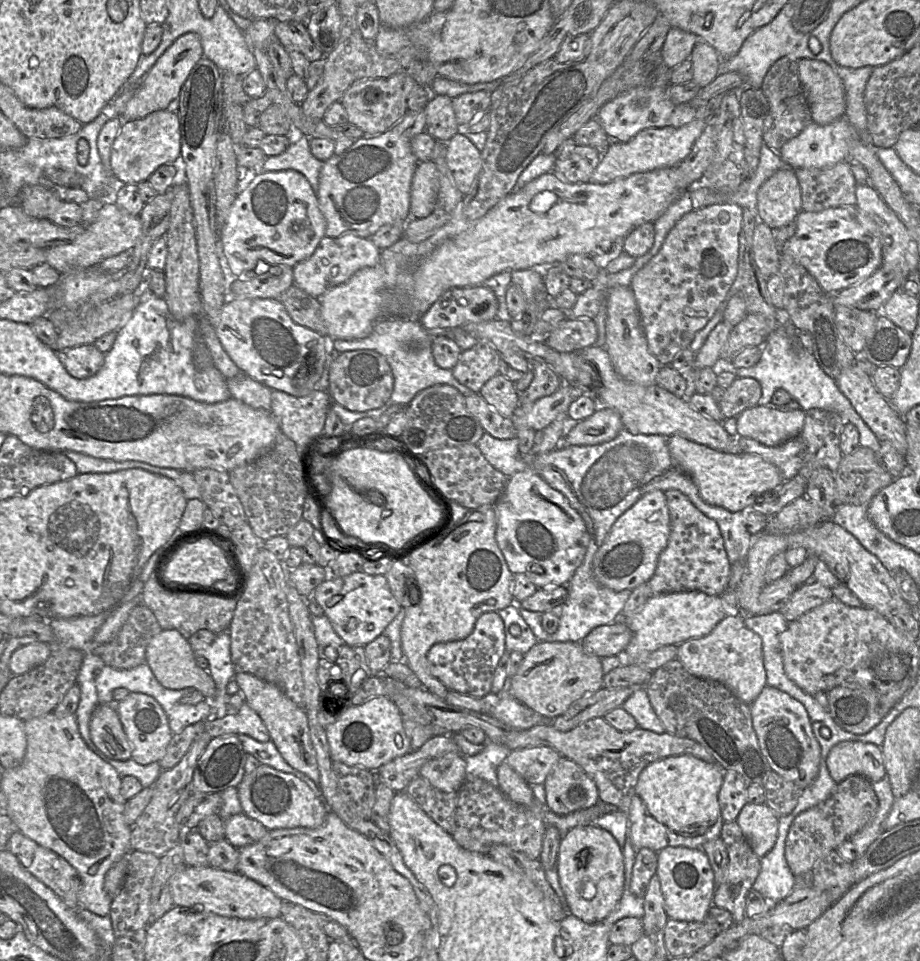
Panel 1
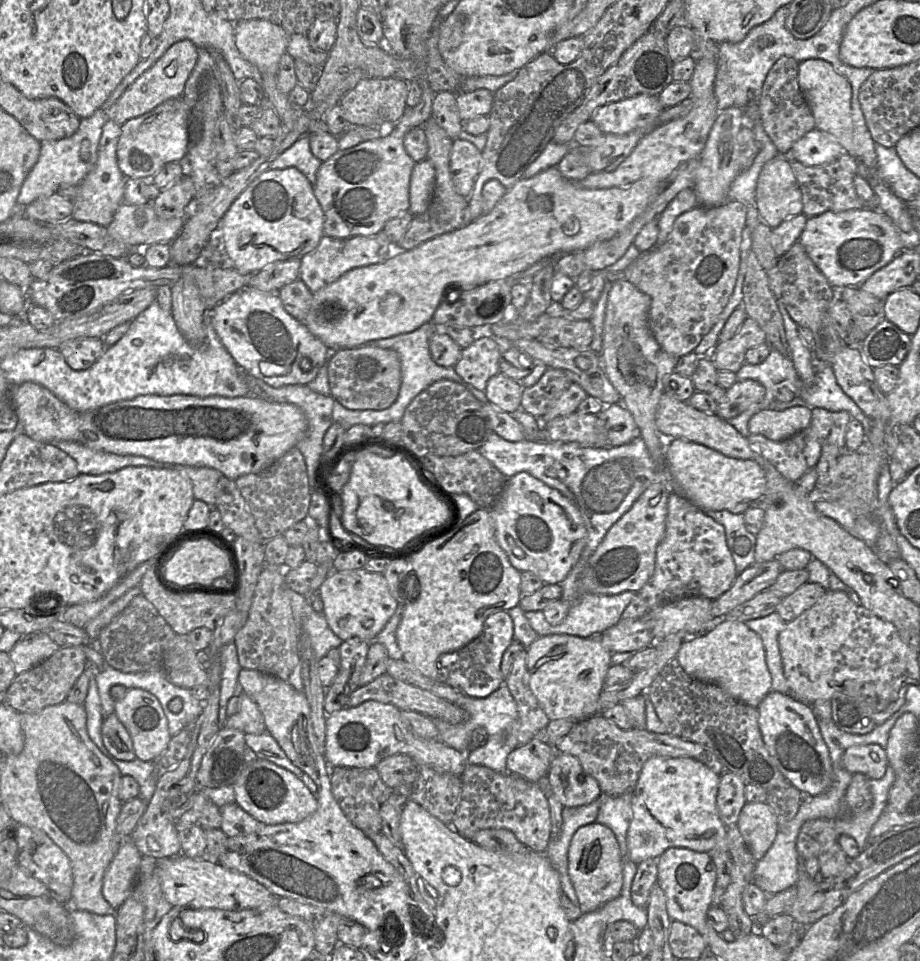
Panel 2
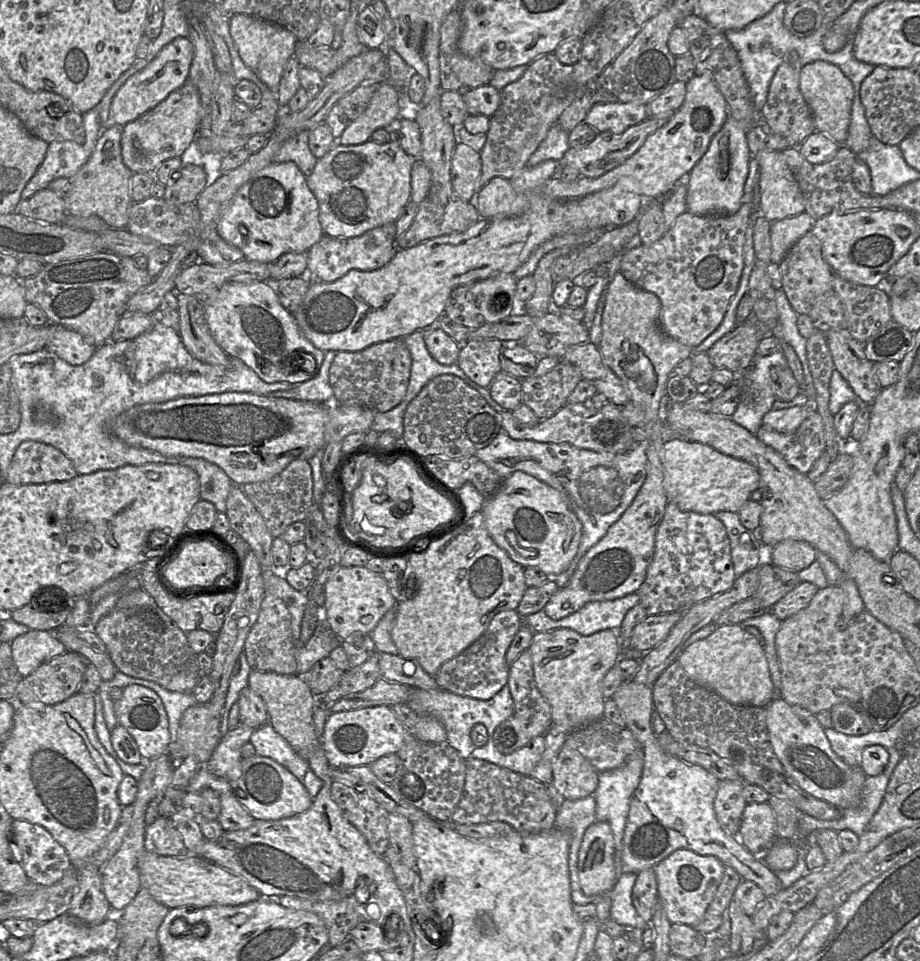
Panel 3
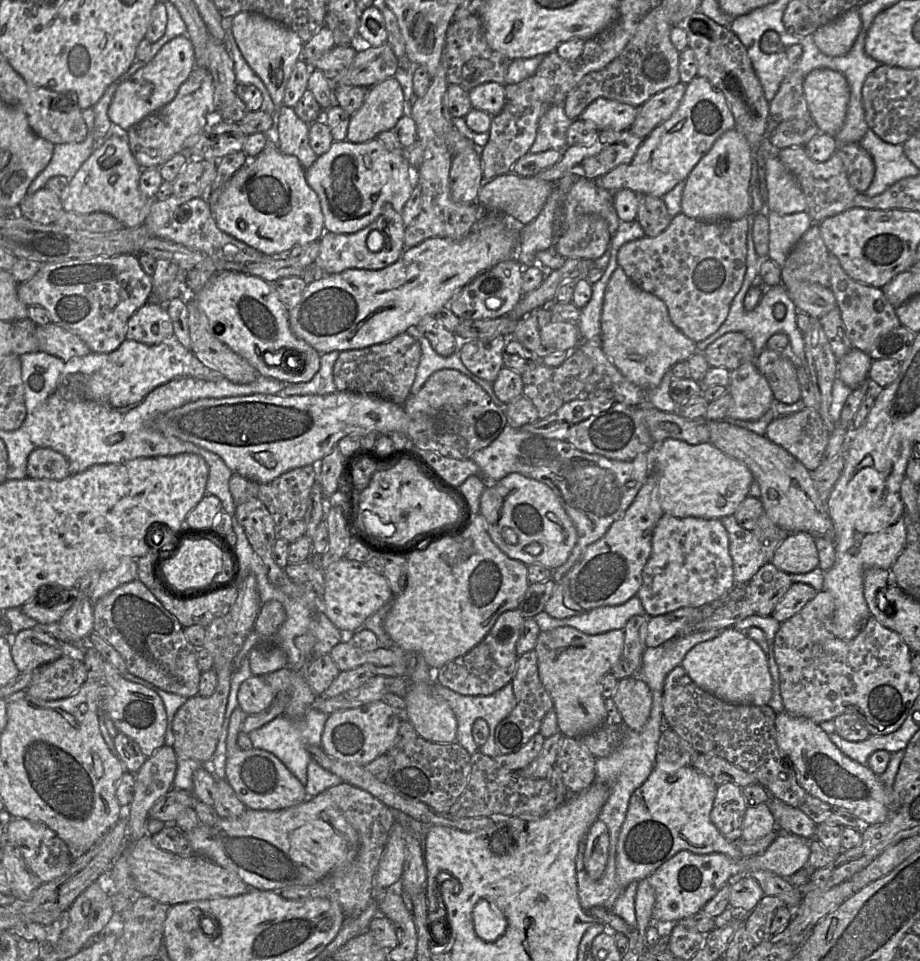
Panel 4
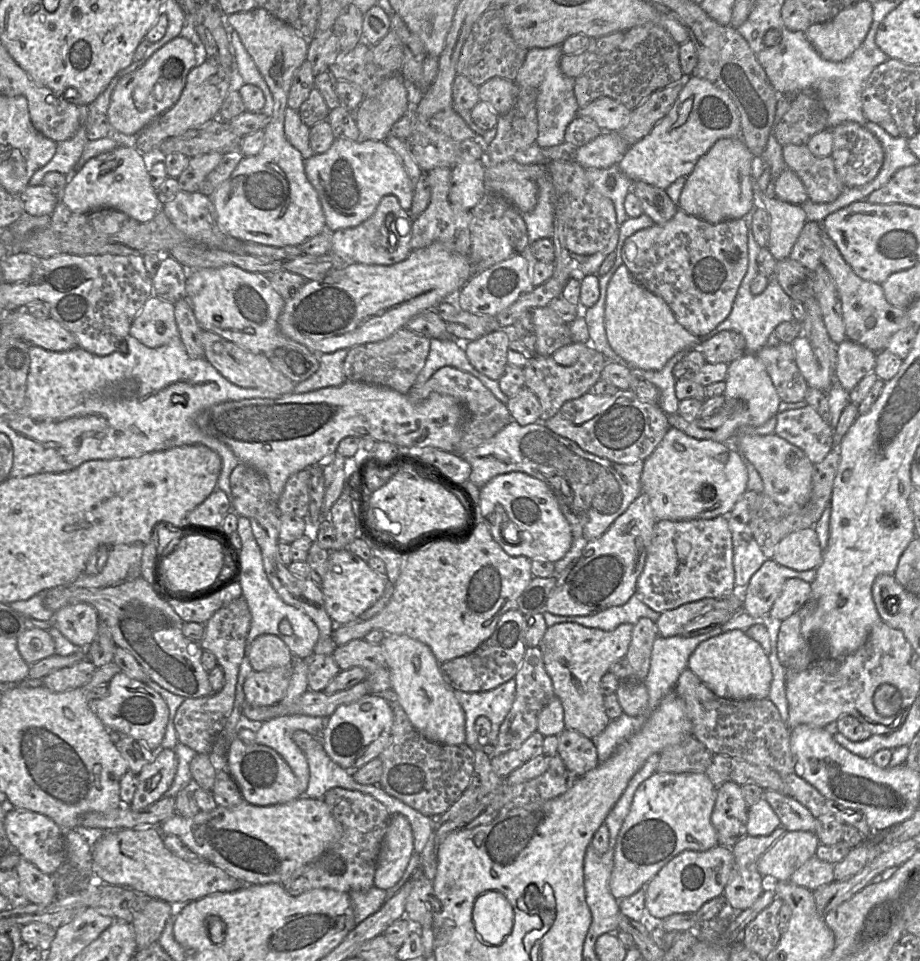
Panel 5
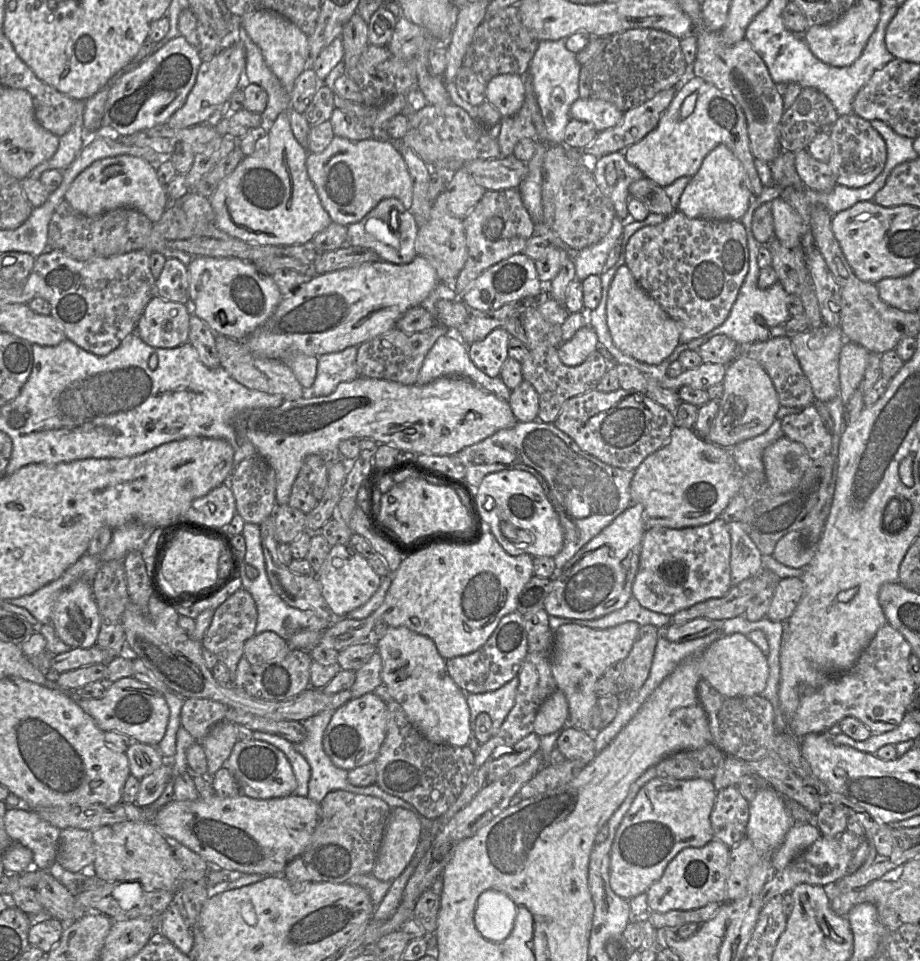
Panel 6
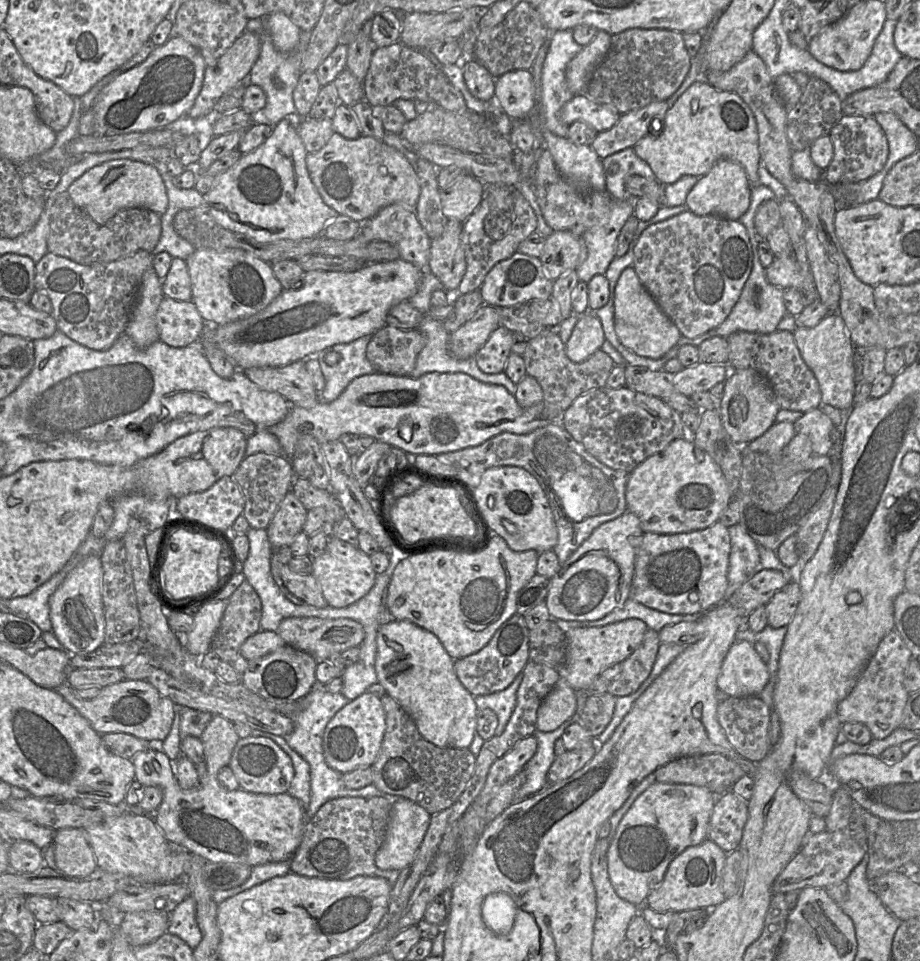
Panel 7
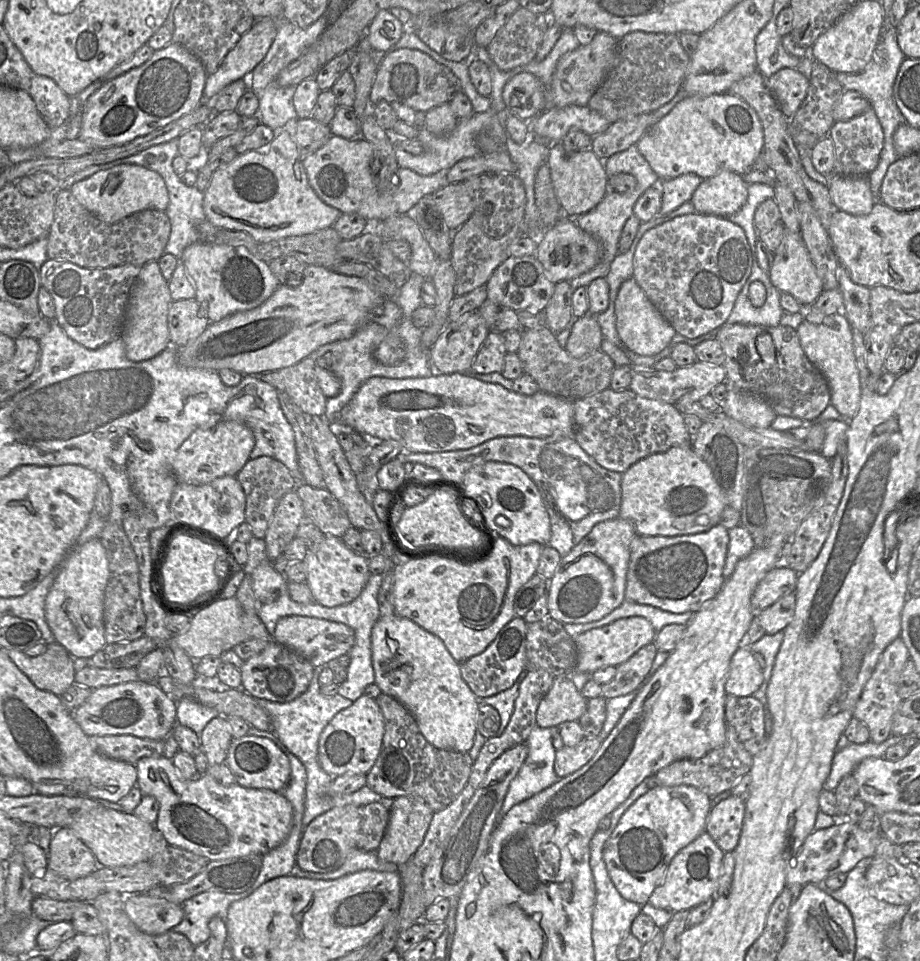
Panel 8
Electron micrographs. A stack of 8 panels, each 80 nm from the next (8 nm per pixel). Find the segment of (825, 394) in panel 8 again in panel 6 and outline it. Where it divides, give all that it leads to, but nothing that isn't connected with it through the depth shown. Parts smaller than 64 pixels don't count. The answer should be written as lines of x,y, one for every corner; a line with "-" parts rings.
788,336
769,337
762,342
740,344
737,357
747,357
757,361
771,378
781,406
805,408
813,404
815,397
810,381
804,374

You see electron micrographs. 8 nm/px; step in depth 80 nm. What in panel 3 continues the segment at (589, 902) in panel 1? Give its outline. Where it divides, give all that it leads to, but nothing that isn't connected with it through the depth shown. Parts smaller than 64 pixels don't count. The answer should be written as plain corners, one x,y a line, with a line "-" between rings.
594,822
583,836
578,854
578,877
587,896
610,893
617,883
614,867
615,843
610,825

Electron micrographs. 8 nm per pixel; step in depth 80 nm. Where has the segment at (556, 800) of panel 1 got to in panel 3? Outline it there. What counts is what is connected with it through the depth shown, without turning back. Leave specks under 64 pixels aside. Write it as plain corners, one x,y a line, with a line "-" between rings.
563,747
552,764
552,783
565,800
575,801
595,793
598,773
578,751

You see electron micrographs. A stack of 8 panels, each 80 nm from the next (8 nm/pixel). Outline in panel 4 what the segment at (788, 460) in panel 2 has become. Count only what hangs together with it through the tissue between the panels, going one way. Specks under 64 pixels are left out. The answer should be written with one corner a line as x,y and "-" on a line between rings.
809,407
777,416
764,435
787,450
809,471
820,466
830,436
819,412

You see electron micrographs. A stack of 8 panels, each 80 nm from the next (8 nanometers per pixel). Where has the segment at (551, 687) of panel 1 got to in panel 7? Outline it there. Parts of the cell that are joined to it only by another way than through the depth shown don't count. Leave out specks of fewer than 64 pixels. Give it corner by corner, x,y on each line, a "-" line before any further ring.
631,618
601,627
569,629
566,634
567,654
565,665
558,669
560,676
575,691
588,690
595,678
607,667
622,663
641,644
649,628
640,619

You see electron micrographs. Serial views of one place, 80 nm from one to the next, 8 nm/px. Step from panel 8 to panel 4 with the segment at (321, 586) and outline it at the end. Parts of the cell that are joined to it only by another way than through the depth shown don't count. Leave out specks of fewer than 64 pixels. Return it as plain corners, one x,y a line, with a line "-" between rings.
342,558
325,570
325,589
322,611
341,632
356,632
392,598
387,579
366,564

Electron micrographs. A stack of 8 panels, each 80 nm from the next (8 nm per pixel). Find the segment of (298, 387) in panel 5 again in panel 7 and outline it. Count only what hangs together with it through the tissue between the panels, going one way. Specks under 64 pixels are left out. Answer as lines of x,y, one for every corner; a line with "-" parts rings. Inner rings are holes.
371,336
360,337
350,343
336,344
315,354
325,378
325,387
319,393
319,402
330,403
336,400
355,378
376,373
366,357
366,348
-
328,352
340,355
337,364
330,366
325,362

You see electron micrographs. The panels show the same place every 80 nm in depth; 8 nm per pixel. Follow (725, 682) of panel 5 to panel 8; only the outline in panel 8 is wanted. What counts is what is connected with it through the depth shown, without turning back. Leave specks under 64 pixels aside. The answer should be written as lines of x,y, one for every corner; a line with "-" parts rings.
741,646
733,654
725,683
728,695
746,697
755,693
764,681
763,668
754,658
750,647

